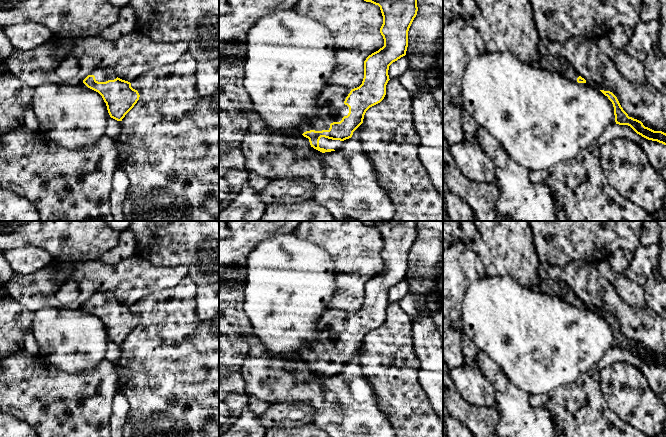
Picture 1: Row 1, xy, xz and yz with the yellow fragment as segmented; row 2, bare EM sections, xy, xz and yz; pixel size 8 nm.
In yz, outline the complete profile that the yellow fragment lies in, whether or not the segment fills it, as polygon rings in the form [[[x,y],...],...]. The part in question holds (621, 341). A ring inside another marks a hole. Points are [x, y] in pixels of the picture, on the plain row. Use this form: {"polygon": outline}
{"polygon": [[[604,314],[600,315],[605,320],[607,320],[613,328],[616,348],[628,349],[642,361],[666,369],[666,357],[662,355],[654,355],[648,351],[645,351],[641,345],[629,341],[628,338],[621,331],[617,321],[612,316]]]}

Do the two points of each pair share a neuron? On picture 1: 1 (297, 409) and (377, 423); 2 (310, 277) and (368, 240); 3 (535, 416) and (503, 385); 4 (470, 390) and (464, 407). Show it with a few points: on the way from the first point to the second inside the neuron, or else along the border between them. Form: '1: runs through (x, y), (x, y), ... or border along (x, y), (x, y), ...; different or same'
1: border along (291, 403), (309, 404), (313, 408), (311, 422); different
2: border along (318, 246), (343, 266), (348, 262), (359, 269); different
3: runs through (527, 411), (509, 393); same
4: border along (453, 382), (459, 394), (469, 403), (489, 407); different

